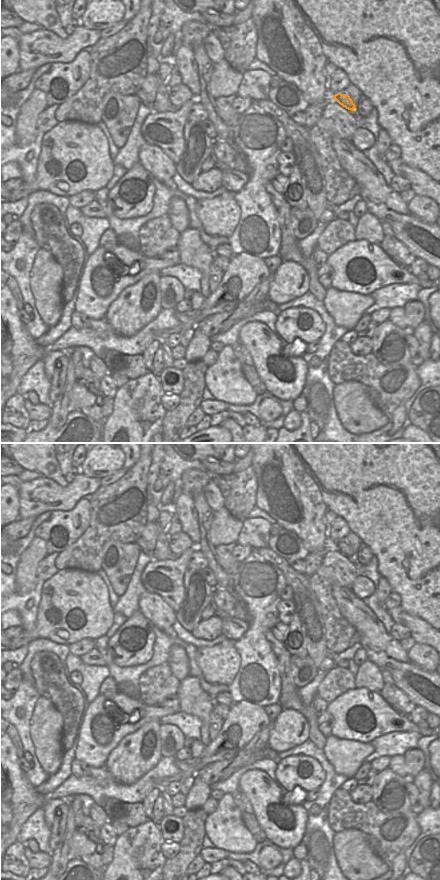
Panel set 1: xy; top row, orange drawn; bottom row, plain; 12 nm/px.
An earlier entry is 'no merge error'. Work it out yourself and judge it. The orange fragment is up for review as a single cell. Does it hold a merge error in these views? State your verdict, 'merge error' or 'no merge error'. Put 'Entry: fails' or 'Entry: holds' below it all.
no merge error
Entry: holds

